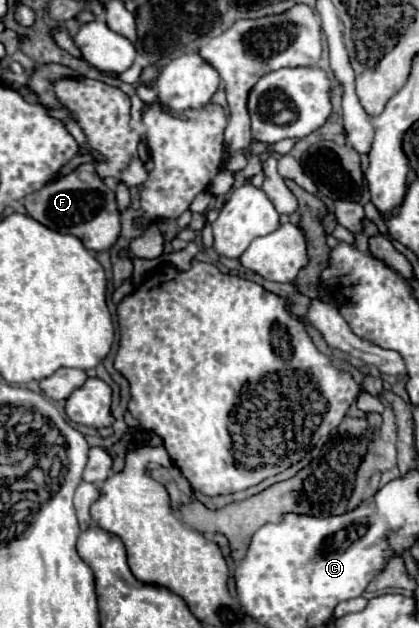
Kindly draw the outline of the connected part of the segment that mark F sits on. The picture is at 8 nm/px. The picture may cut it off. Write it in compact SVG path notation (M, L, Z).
M76 174L64 176L56 182L48 182L36 194L28 194L28 198L24 198L24 206L28 216L38 220L46 228L62 234L72 234L80 238L88 250L94 252L108 250L120 234L120 212L116 206L116 194L100 178L82 182Z

